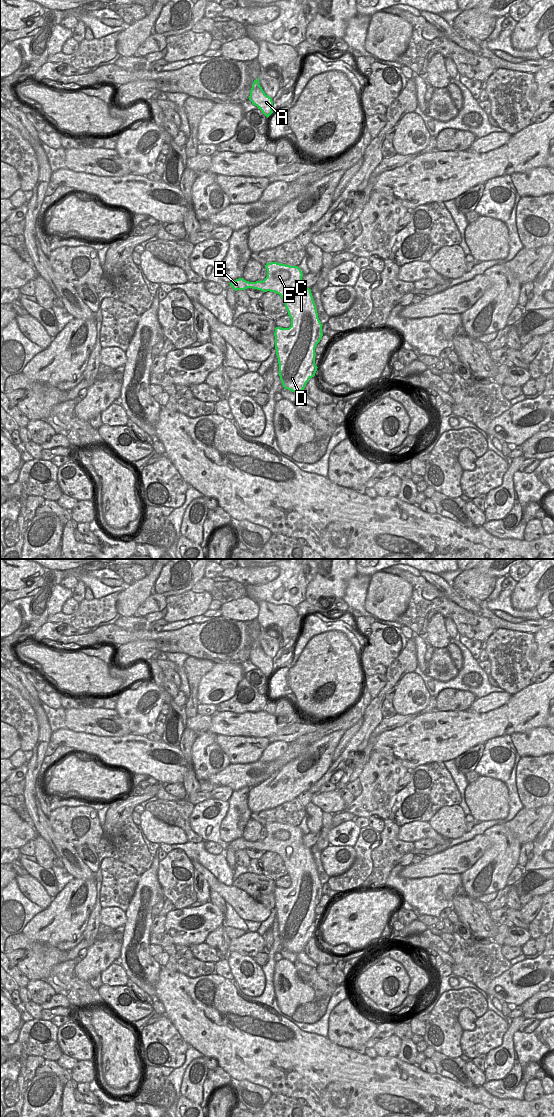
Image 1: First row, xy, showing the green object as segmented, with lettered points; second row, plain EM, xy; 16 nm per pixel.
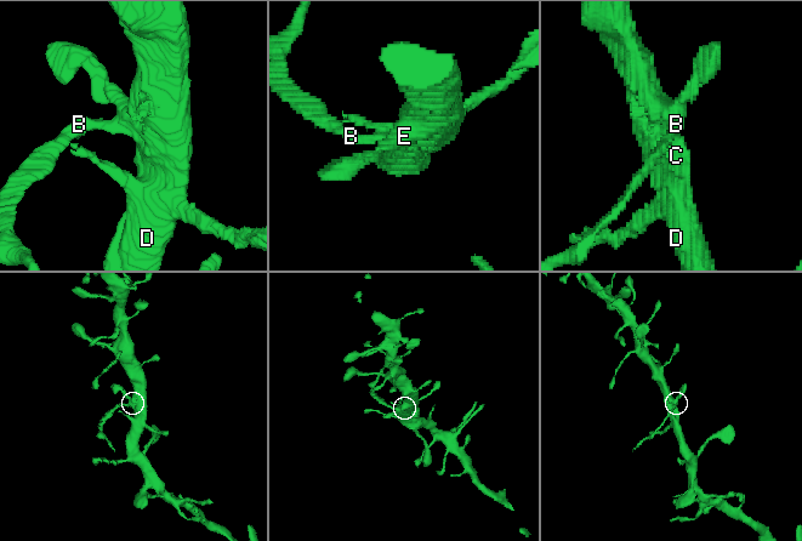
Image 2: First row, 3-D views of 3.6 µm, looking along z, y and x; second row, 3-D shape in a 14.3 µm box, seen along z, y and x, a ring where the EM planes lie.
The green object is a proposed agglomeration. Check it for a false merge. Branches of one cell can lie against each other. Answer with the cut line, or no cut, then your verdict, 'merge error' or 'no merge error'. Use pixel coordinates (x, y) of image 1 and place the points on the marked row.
cut in xy along (258, 281), (255, 288); merge error

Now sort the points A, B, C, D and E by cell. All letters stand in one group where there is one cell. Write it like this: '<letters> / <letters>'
A C D E / B

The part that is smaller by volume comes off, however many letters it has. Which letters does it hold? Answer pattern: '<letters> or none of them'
B

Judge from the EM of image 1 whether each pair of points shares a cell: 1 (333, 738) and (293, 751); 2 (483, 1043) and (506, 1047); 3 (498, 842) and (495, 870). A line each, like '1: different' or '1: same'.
1: different
2: different
3: same

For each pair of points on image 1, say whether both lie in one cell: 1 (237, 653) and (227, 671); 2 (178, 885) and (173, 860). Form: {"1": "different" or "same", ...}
{"1": "different", "2": "same"}

